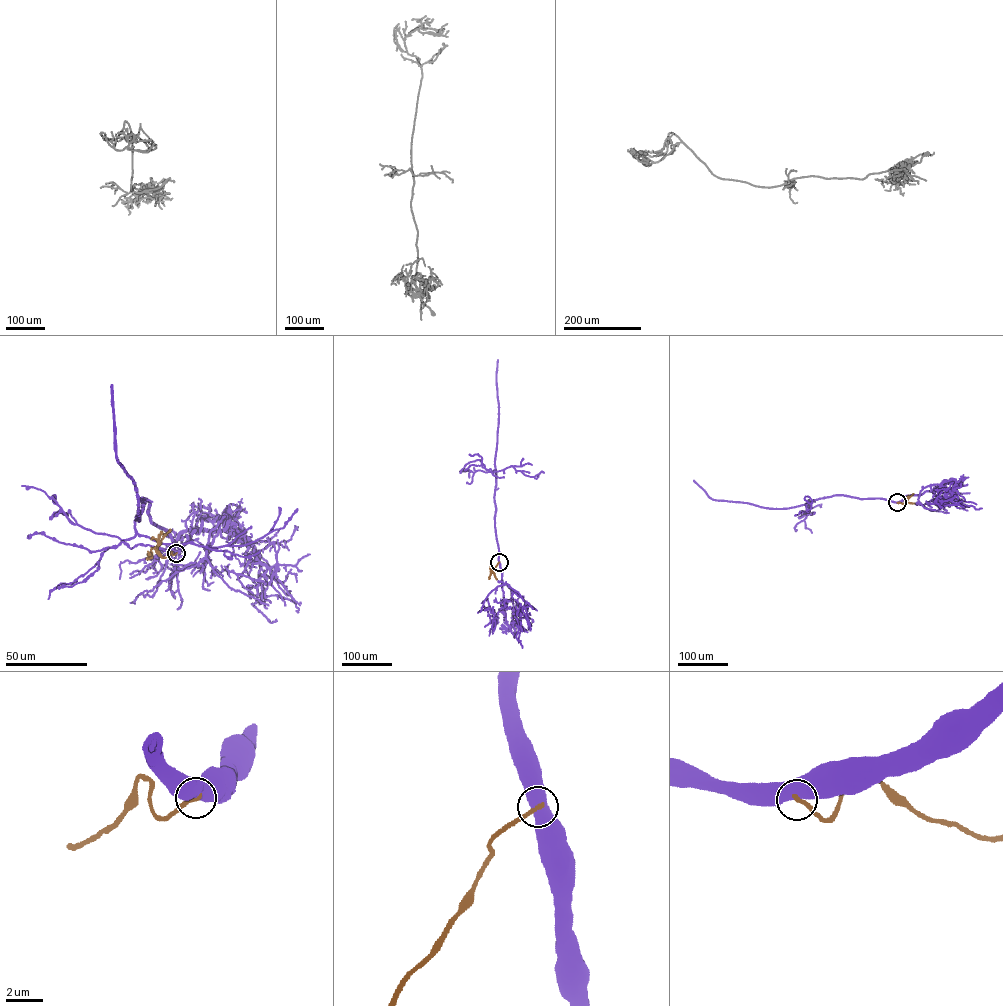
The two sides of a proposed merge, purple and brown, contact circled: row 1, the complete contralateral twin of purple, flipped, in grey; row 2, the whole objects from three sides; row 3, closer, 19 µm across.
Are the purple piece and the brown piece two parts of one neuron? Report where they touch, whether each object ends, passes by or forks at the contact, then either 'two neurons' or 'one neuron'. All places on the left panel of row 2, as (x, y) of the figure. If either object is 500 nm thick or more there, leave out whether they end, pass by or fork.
(176, 553) | two neurons

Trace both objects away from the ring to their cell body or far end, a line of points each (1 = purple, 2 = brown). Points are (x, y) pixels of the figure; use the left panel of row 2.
1: (176, 553), (187, 536), (189, 539), (194, 531), (197, 533), (203, 517), (222, 520), (227, 509), (230, 511)
2: (176, 553), (173, 554), (171, 551), (162, 558), (152, 548), (147, 560)

